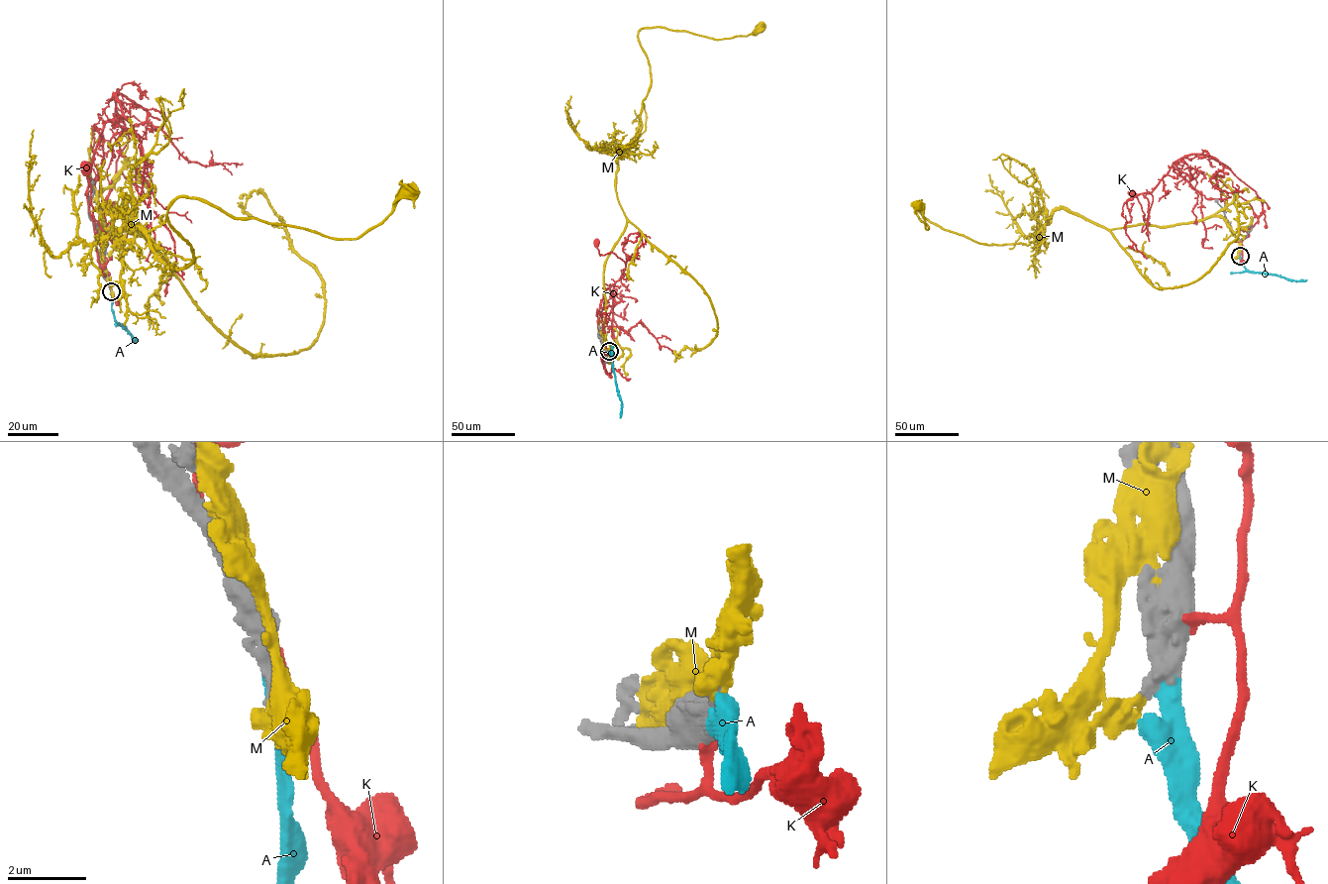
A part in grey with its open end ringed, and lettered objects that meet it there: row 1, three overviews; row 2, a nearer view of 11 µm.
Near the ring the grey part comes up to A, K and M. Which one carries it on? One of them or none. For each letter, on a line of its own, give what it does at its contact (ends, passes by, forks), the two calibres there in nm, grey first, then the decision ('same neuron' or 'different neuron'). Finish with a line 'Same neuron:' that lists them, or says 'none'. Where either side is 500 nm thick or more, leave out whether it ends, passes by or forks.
A: 600 nm thick on the grey side, 380 nm on the other; same neuron
K: 600 nm thick on the grey side, 300 nm on the other; different neuron
M: it ends there; 340 nm thick on the grey side, 480 nm on the other; different neuron
Same neuron: A

